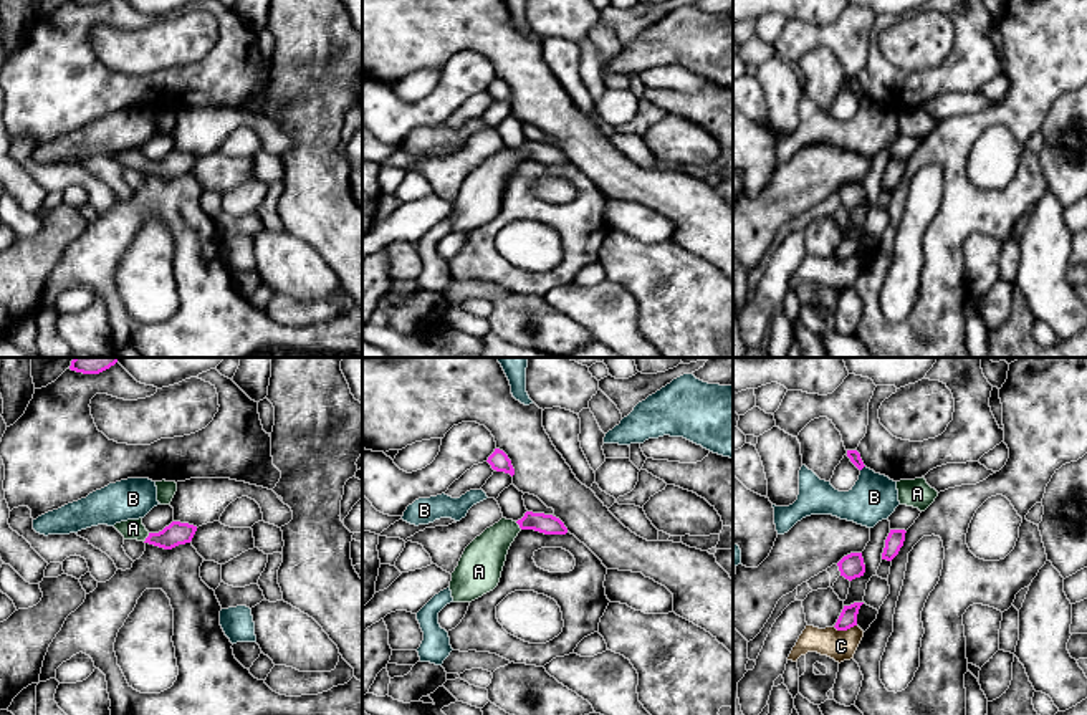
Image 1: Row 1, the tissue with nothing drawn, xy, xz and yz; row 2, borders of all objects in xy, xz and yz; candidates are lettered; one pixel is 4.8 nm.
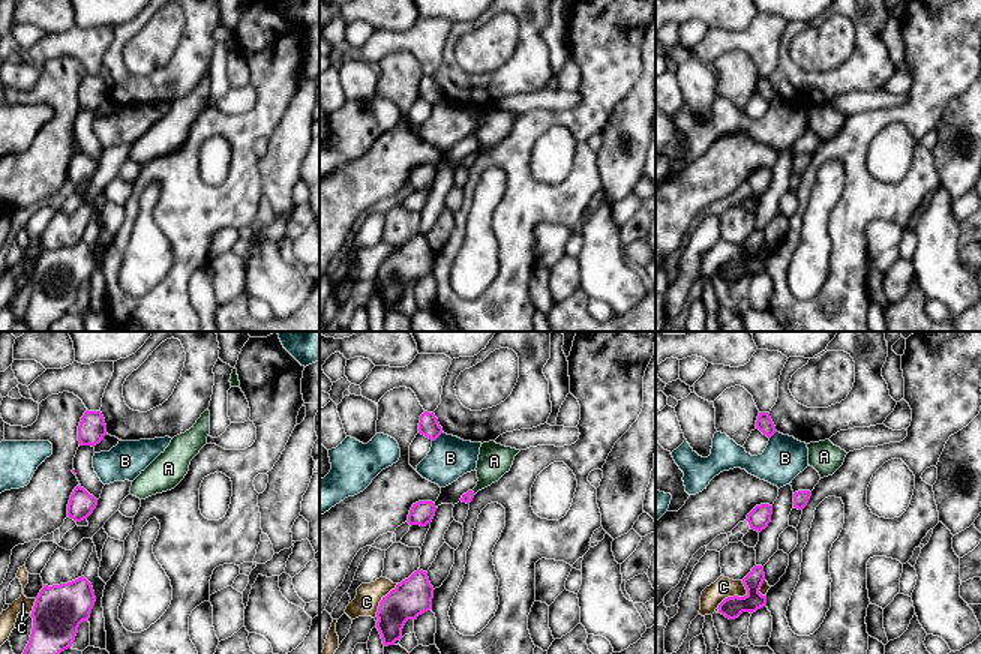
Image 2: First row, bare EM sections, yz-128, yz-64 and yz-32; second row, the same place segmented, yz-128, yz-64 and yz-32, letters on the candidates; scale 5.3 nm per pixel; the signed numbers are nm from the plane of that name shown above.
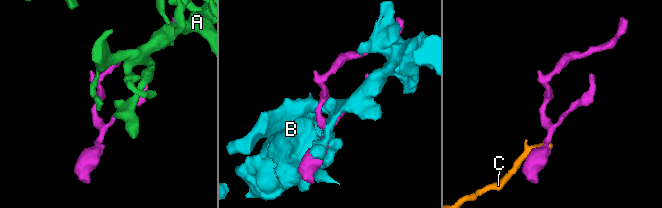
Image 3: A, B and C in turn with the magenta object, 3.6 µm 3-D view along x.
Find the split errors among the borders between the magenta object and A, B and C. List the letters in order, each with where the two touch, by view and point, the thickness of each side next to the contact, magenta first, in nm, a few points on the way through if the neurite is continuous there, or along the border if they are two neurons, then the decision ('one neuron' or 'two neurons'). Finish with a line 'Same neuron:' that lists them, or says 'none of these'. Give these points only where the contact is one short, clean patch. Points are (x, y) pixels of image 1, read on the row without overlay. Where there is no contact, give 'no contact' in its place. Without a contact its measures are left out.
A: xy (146, 167) | 110/100 nm | across xy (176, 163), (167, 167), (146, 167), (133, 158) | one neuron
B: yz (862, 96) | 60/240 nm | two neurons
C: yz (844, 259) | 90/150 nm | along yz (856, 254), (846, 259), (833, 255) | two neurons
Same neuron: A

